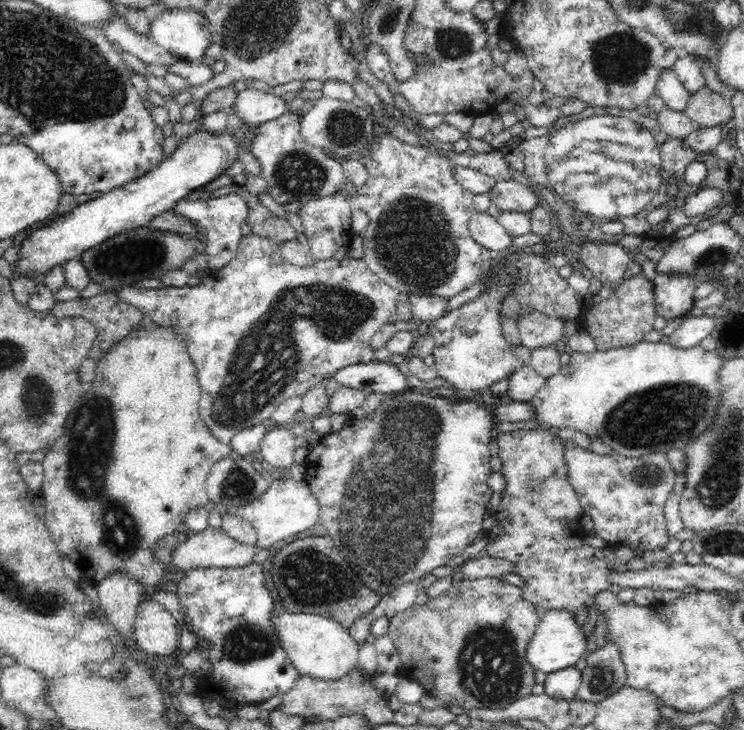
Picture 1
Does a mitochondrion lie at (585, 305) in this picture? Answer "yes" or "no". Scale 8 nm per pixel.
no

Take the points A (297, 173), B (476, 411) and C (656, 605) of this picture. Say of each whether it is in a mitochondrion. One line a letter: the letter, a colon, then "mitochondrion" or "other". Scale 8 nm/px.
A: mitochondrion
B: other
C: other

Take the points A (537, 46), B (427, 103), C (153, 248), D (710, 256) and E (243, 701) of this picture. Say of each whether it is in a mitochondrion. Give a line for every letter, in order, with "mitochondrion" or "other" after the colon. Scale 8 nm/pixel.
A: other
B: other
C: mitochondrion
D: mitochondrion
E: other

